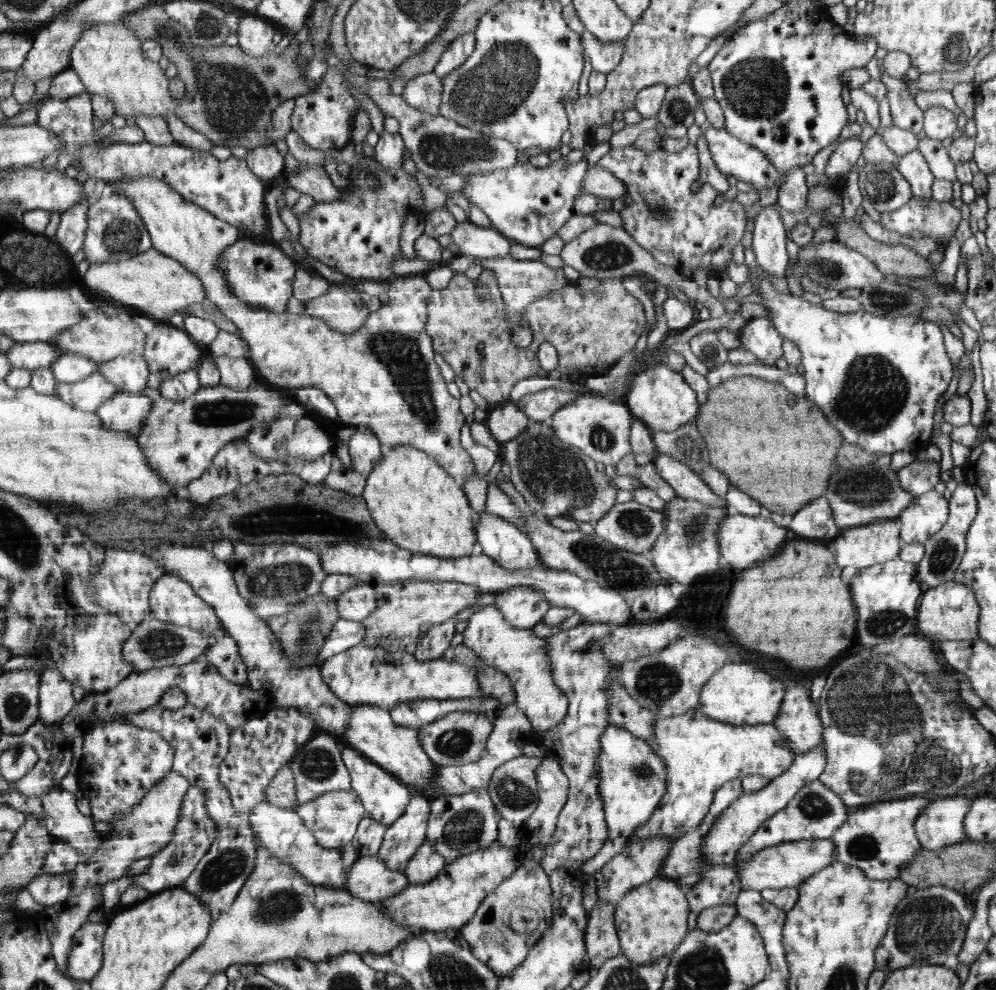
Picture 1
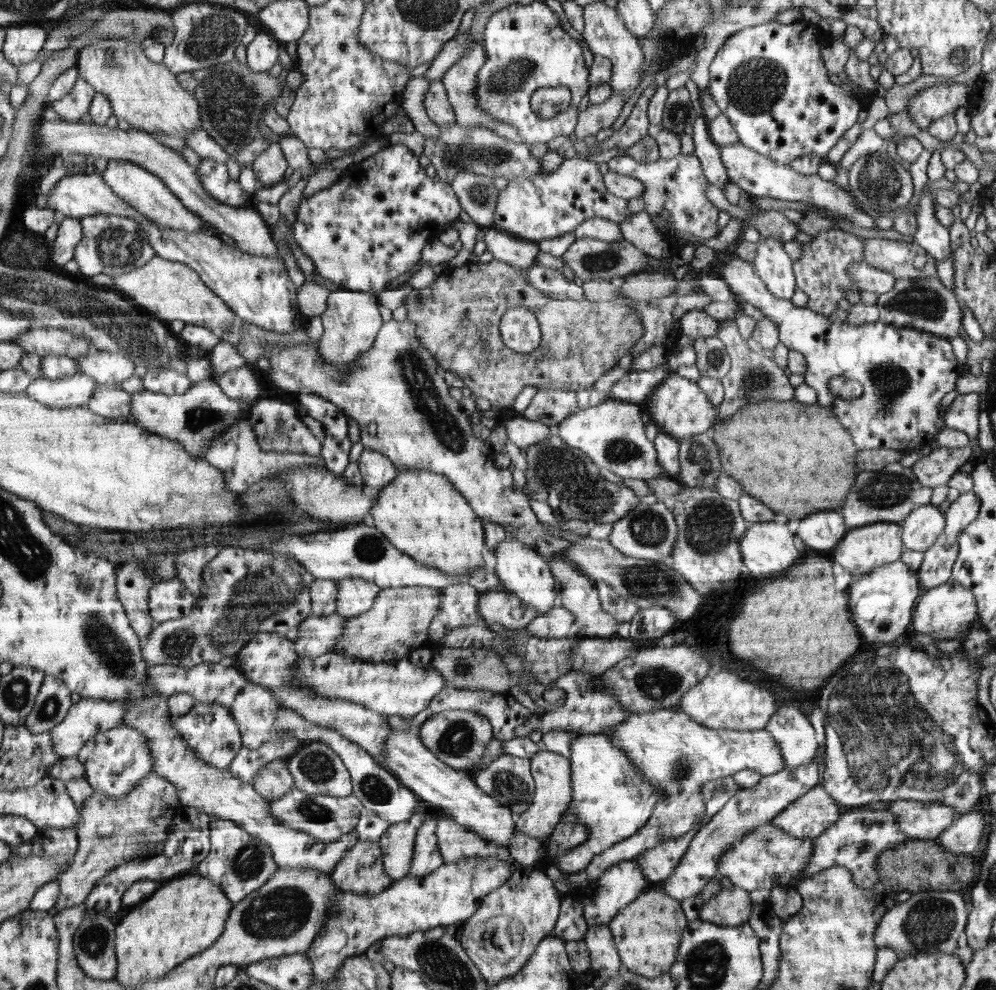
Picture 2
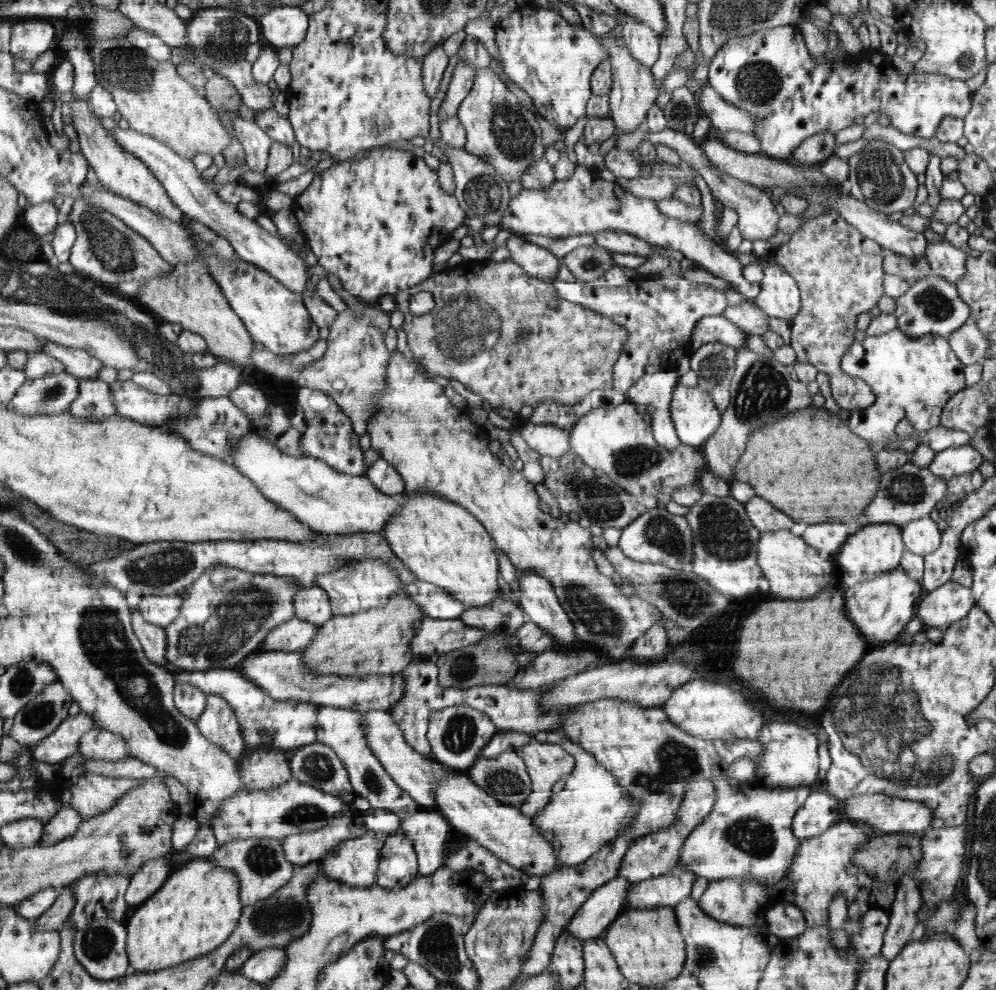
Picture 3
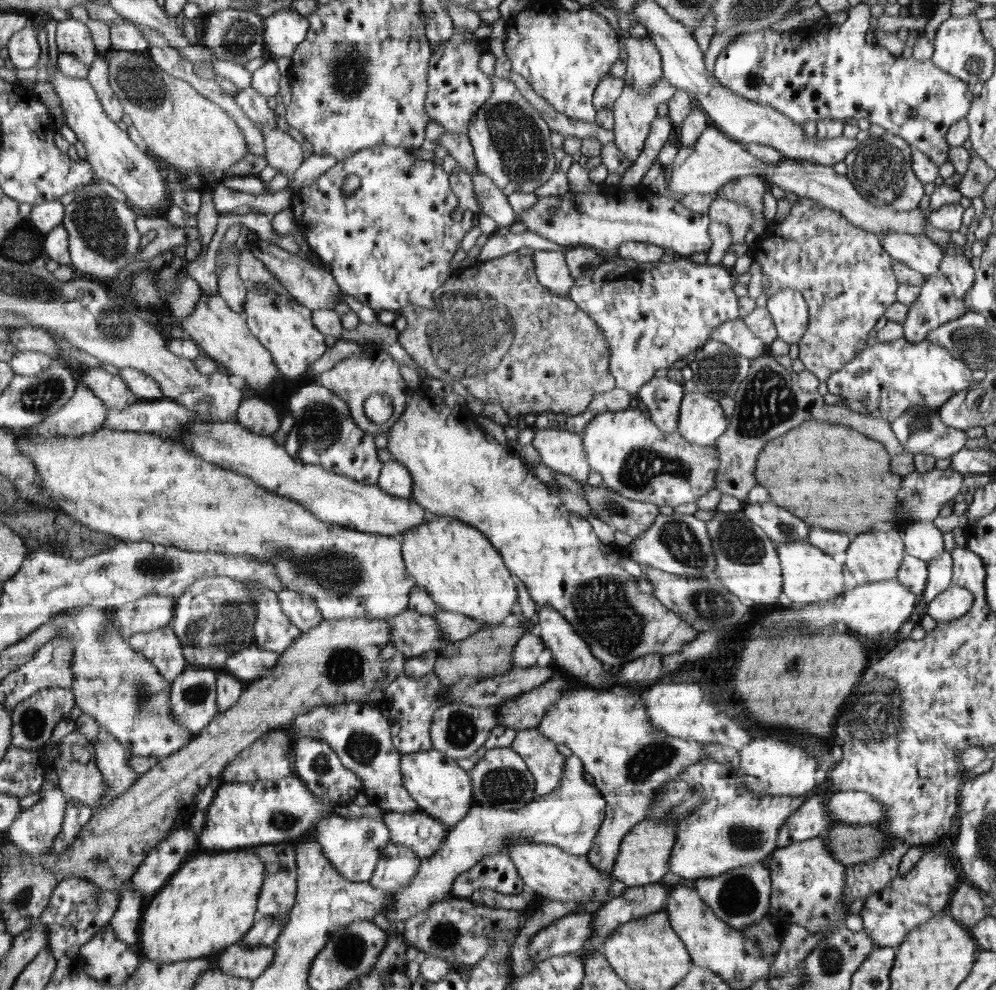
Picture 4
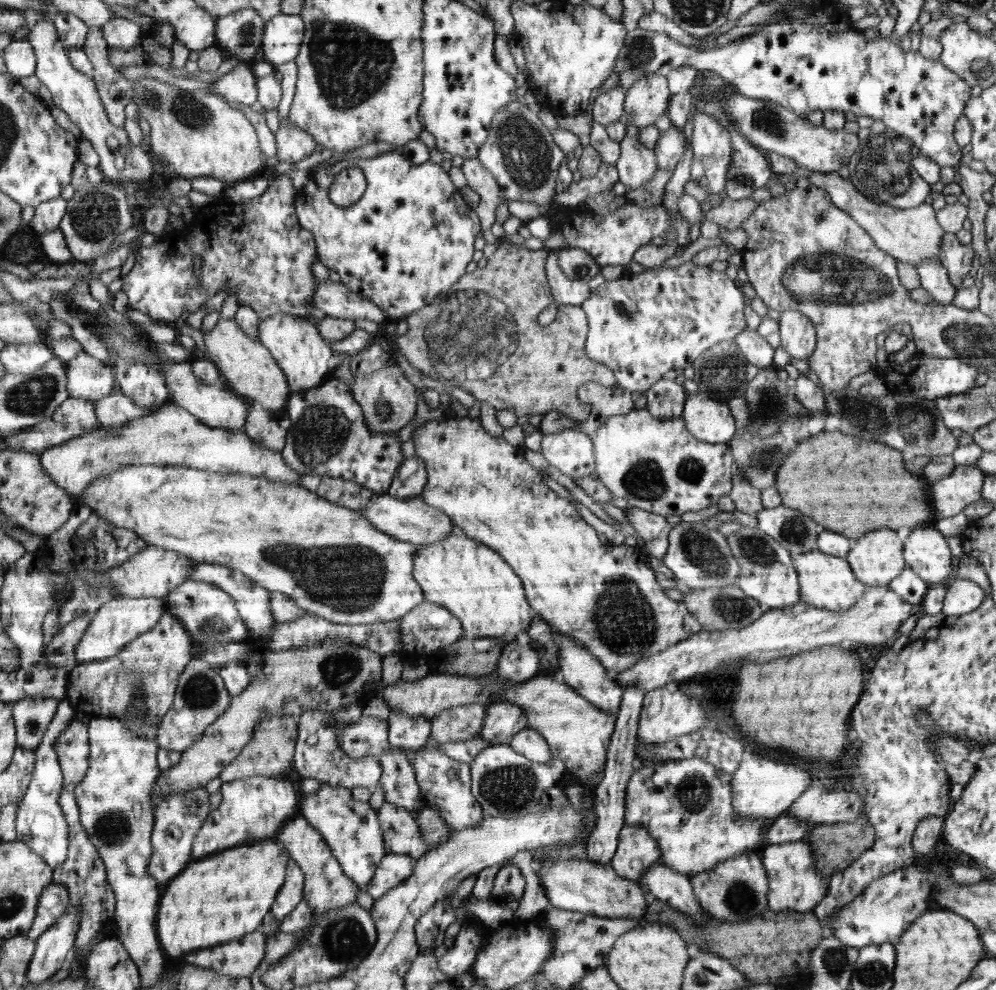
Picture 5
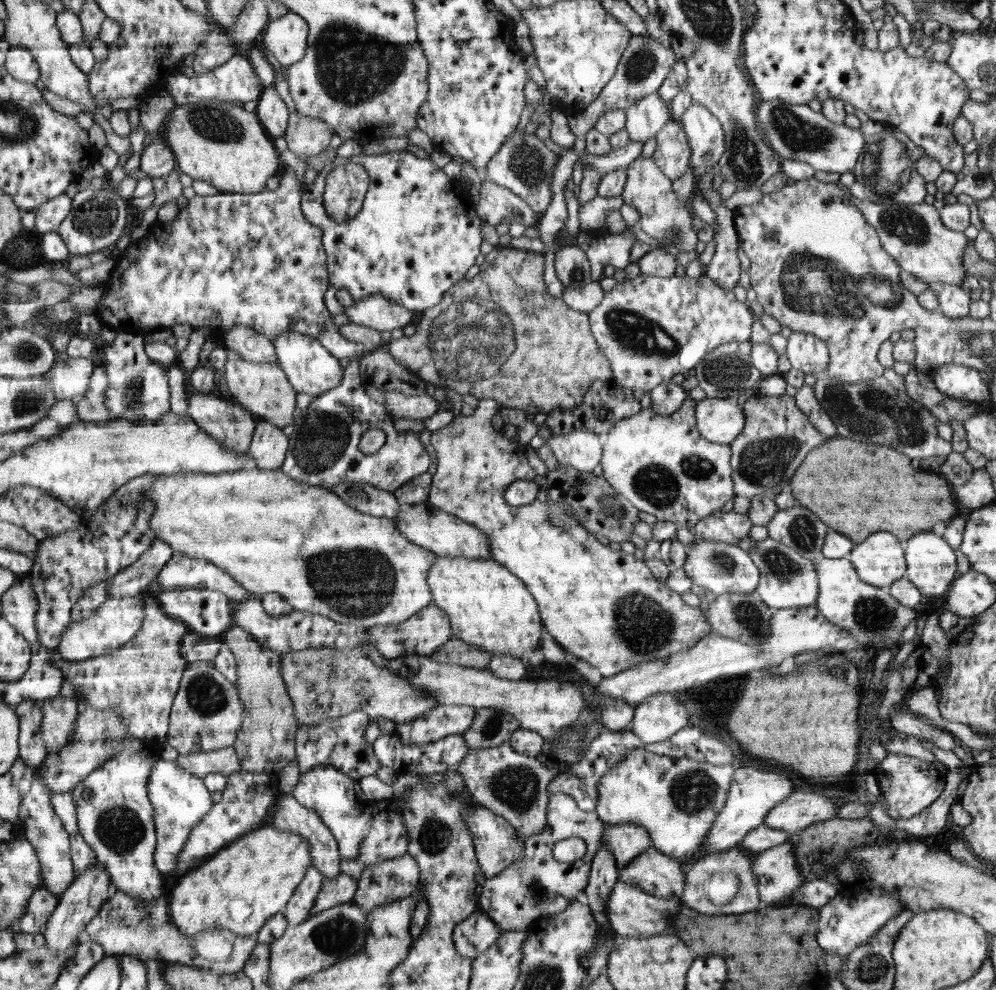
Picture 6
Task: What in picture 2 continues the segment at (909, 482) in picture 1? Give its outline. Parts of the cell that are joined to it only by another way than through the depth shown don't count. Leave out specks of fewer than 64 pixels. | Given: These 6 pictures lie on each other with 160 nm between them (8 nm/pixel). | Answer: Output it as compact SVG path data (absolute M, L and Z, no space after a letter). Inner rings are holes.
M970 445L963 448L938 448L920 458L911 467L912 473L920 485L934 489L946 485L958 473L959 466L970 461L971 455Z

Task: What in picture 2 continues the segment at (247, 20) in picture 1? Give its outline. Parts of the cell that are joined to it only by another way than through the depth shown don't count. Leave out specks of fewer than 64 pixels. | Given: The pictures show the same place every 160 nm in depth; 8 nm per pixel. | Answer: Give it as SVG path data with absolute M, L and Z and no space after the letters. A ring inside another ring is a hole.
M258 31L254 40L246 47L247 61L250 70L268 72L278 61L280 42L264 31Z

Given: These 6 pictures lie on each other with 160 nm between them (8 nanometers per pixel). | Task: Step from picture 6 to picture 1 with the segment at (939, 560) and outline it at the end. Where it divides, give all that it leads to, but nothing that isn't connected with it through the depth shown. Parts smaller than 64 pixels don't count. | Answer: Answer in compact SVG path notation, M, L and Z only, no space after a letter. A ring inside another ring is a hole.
M935 489L919 494L912 503L910 503L897 516L896 520L900 521L899 537L903 544L922 544L933 534L936 534L944 523L947 521L949 515L949 501L946 500L943 494L936 492Z

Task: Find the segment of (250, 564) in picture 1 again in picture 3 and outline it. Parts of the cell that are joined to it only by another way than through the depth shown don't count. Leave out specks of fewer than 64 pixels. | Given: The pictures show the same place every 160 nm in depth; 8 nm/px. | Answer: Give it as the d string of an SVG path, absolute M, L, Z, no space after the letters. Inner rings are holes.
M231 566L206 569L186 592L176 620L165 628L166 660L174 669L187 671L233 669L250 653L260 651L260 645L272 629L295 617L295 594L302 589L293 579L270 573L254 574Z

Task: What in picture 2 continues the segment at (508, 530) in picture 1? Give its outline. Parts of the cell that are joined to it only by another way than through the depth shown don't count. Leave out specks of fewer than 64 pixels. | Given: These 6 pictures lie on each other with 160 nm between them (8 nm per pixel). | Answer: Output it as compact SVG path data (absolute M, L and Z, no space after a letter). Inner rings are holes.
M508 532L505 534L505 539L500 541L497 546L498 548L494 548L495 574L503 582L503 590L516 595L529 607L534 607L540 616L556 607L558 584L548 560L542 558L538 552L534 552L532 548L528 548Z

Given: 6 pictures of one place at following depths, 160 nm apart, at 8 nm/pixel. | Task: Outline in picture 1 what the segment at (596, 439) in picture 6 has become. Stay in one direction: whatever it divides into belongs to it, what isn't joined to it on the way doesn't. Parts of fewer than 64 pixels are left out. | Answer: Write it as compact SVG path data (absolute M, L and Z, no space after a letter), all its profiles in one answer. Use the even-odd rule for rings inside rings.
M515 402L494 404L487 411L485 426L500 444L514 440L530 426L527 414L520 411Z

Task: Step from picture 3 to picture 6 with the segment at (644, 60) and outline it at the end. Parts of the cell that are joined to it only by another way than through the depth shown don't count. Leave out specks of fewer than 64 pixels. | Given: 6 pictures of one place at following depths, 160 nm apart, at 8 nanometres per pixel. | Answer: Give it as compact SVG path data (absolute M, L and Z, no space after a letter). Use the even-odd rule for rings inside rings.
M658 92L639 98L625 110L625 115L625 129L629 137L642 144L648 138L656 136L659 130L672 120L669 105Z

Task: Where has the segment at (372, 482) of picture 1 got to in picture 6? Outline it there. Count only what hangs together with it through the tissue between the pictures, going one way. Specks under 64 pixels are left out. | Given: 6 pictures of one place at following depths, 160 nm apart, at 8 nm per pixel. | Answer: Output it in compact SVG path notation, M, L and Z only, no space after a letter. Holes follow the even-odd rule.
M438 555L427 582L434 604L449 615L454 638L482 648L492 656L509 654L522 659L526 652L541 649L544 623L536 599L518 575L496 560Z

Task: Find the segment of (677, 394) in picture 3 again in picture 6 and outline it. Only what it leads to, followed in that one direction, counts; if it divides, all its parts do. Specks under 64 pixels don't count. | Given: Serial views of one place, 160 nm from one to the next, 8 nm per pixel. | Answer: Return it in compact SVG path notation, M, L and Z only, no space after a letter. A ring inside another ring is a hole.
M707 396L697 402L697 420L698 428L706 441L731 445L742 432L746 417L740 404Z

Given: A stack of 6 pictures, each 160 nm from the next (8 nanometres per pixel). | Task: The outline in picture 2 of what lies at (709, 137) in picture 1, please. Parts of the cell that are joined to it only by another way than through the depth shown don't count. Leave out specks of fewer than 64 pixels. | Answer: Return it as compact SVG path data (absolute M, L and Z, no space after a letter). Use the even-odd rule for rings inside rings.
M734 143L730 146L720 146L719 153L726 167L727 179L729 182L734 182L736 186L739 186L741 190L745 190L750 196L769 196L770 198L778 198L778 200L789 200L790 202L804 202L814 205L818 209L828 210L832 216L837 216L844 220L849 220L850 222L856 223L862 228L874 228L879 230L876 225L874 225L874 218L869 216L862 210L862 206L854 205L850 196L834 183L834 181L822 180L817 174L812 174L810 176L804 176L798 172L794 172L791 165L786 163L776 162L769 156L760 154L759 152L753 151L751 148L744 146L742 143Z

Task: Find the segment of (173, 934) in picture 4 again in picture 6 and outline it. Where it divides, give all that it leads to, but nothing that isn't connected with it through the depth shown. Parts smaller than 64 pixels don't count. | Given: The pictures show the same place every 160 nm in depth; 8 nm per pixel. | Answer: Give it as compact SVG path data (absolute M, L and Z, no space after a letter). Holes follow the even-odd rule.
M262 826L244 838L234 842L230 848L220 849L209 861L201 863L178 878L170 896L170 917L180 934L194 937L199 932L211 929L228 929L241 938L257 935L262 926L274 914L283 913L291 898L297 892L301 880L311 867L309 844L299 834L289 830L278 830L274 826Z

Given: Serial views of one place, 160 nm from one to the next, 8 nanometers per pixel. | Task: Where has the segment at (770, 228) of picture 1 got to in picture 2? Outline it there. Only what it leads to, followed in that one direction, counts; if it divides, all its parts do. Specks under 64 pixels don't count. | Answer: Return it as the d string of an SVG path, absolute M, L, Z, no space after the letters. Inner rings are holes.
M762 237L755 248L753 269L774 296L791 300L797 287L793 261L782 247L783 241Z

